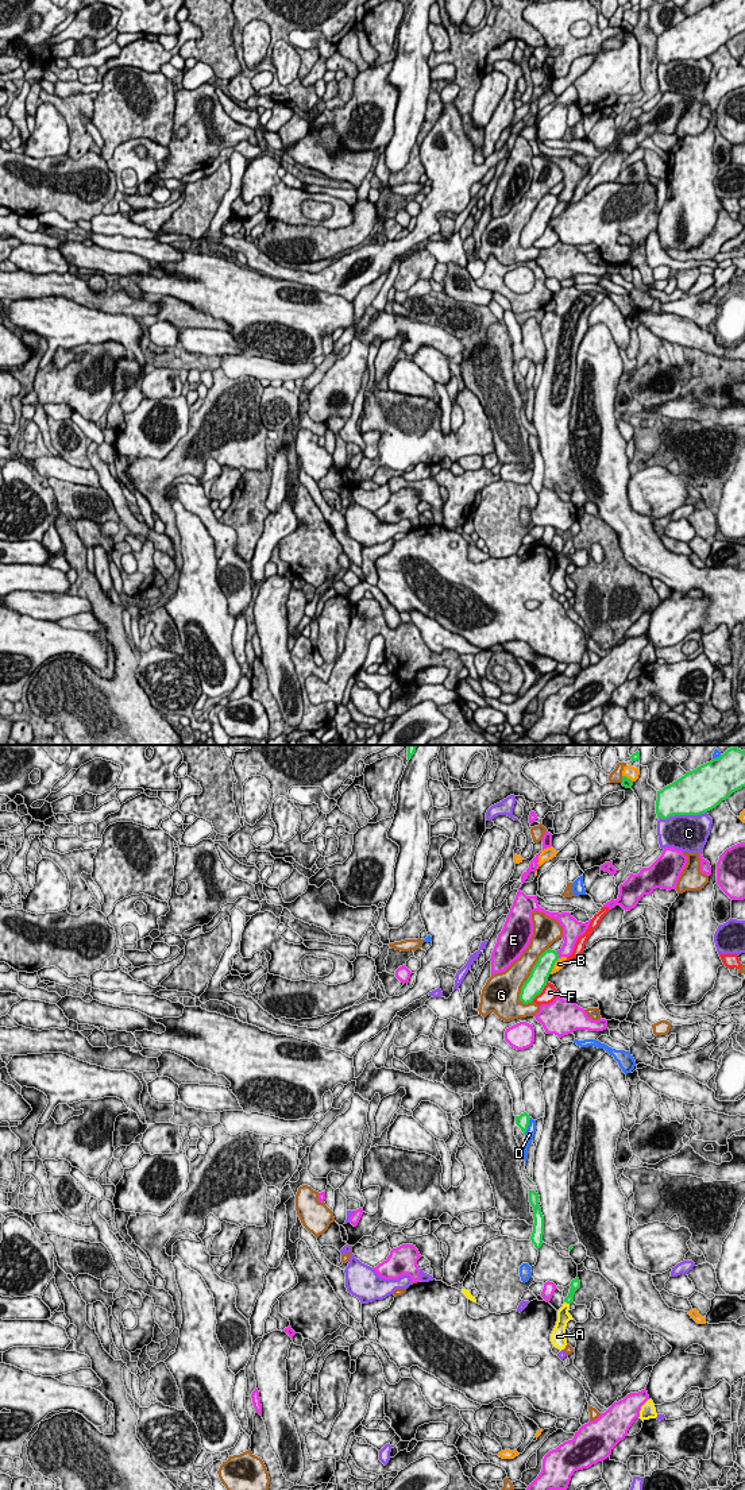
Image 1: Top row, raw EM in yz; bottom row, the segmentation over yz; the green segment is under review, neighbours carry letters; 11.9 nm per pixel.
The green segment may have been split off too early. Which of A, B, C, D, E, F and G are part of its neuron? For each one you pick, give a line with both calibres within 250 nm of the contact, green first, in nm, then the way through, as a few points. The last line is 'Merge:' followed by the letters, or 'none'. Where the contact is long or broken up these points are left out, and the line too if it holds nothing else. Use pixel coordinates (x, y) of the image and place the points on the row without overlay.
A: 130/160 nm | across yz (575, 528), (567, 547), (563, 560)
Merge: A

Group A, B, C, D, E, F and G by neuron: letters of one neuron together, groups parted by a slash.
A / B / C / D / E / F / G

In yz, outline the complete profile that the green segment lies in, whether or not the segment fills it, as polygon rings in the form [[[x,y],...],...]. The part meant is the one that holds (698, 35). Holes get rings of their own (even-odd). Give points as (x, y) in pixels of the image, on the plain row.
[[[719,0],[657,35],[657,62],[705,58],[742,31],[745,0]]]

